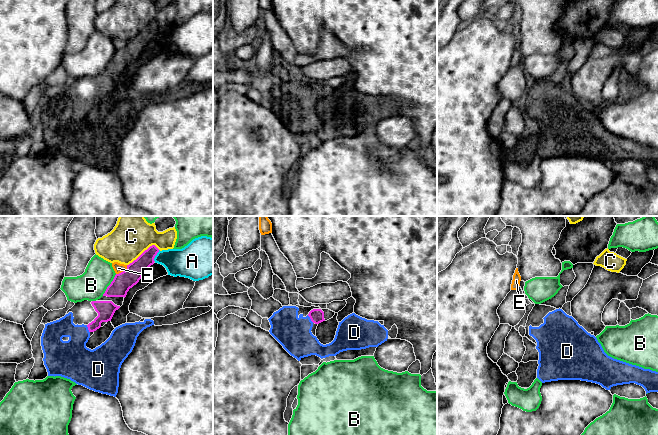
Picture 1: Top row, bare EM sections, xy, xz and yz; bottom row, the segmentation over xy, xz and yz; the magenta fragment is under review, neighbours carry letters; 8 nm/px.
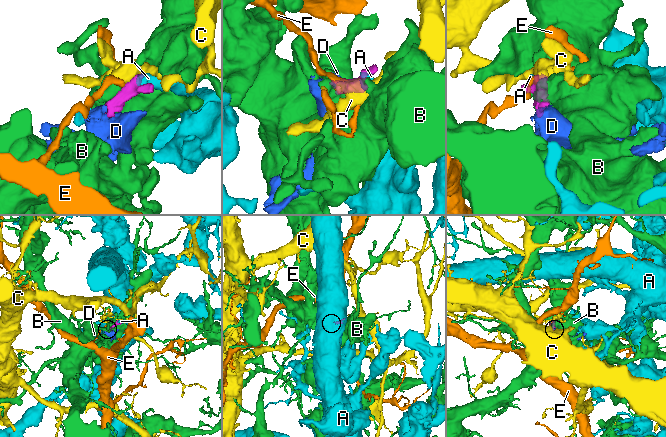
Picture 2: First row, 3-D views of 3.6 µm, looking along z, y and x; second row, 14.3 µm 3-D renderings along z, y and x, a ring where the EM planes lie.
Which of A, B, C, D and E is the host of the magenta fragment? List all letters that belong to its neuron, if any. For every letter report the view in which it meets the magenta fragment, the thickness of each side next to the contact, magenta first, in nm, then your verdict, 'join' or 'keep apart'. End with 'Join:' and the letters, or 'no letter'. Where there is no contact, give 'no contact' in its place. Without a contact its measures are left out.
A: contact in xy; calibres 140 and 240 nm; keep apart
B: contact in xy; calibres 160 and 240 nm; keep apart
C: contact in xy; calibres 140 and 300 nm; keep apart
D: contact in xz; calibres 110 and 280 nm; join
E: contact in xy; calibres 160 and 80 nm; keep apart
Join: D

